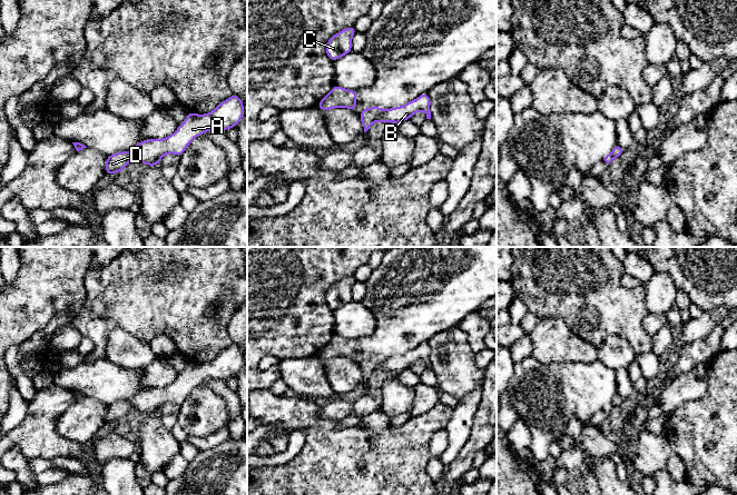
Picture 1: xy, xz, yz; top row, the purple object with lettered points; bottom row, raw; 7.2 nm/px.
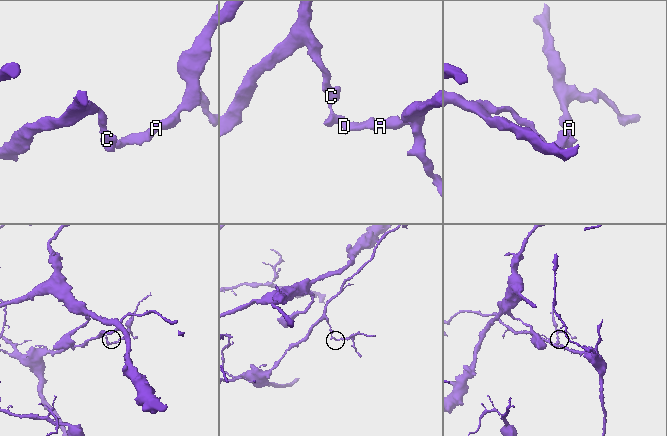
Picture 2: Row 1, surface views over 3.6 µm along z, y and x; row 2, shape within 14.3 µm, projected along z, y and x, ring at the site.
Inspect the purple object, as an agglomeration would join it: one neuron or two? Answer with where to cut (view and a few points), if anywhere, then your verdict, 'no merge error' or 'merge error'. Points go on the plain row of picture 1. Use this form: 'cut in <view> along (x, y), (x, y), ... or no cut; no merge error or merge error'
cut in xz along (385, 359), (374, 369); merge error

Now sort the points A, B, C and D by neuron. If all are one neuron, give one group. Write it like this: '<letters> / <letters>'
A B / C D

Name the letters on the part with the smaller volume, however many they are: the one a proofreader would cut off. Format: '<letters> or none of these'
A, B

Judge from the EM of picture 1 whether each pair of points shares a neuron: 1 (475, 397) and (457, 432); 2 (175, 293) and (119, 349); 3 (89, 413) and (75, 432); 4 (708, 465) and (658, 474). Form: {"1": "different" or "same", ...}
{"1": "same", "2": "different", "3": "same", "4": "different"}

